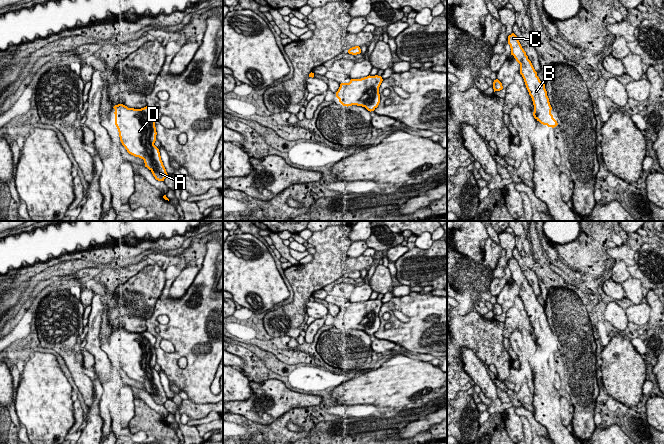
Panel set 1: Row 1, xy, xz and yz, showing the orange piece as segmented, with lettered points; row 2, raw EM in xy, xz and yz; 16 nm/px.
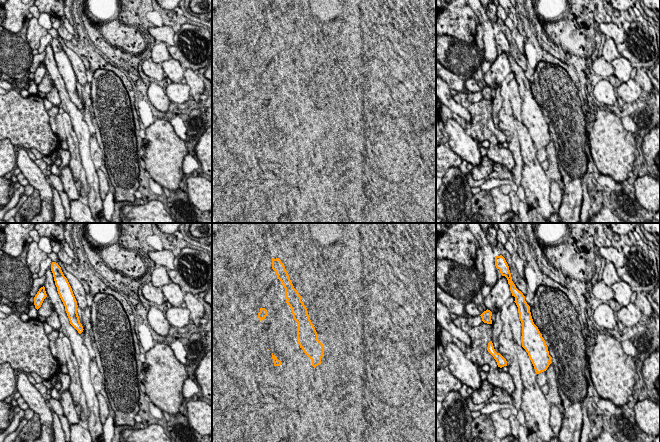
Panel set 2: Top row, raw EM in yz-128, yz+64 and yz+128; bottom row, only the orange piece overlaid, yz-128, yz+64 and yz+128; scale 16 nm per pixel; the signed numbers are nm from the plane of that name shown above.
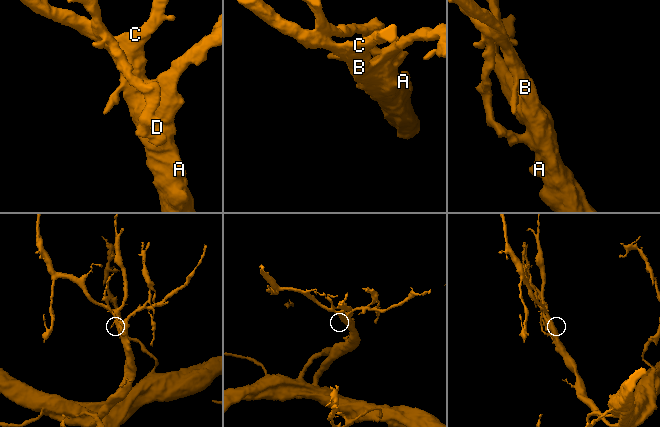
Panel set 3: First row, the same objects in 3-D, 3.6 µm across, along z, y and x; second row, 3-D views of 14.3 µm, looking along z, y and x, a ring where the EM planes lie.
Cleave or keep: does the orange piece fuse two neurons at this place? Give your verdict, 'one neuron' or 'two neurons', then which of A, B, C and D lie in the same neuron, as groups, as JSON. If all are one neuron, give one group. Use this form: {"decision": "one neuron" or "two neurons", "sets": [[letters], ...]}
{"decision": "one neuron", "sets": [["A", "B", "C", "D"]]}

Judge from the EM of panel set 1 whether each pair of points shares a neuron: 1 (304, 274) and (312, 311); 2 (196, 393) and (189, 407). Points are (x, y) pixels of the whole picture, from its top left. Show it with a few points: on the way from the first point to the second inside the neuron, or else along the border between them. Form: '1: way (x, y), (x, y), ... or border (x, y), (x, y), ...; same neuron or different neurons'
1: border (309, 301), (306, 304), (308, 316); different neurons
2: border (187, 399), (196, 403), (212, 403); different neurons

